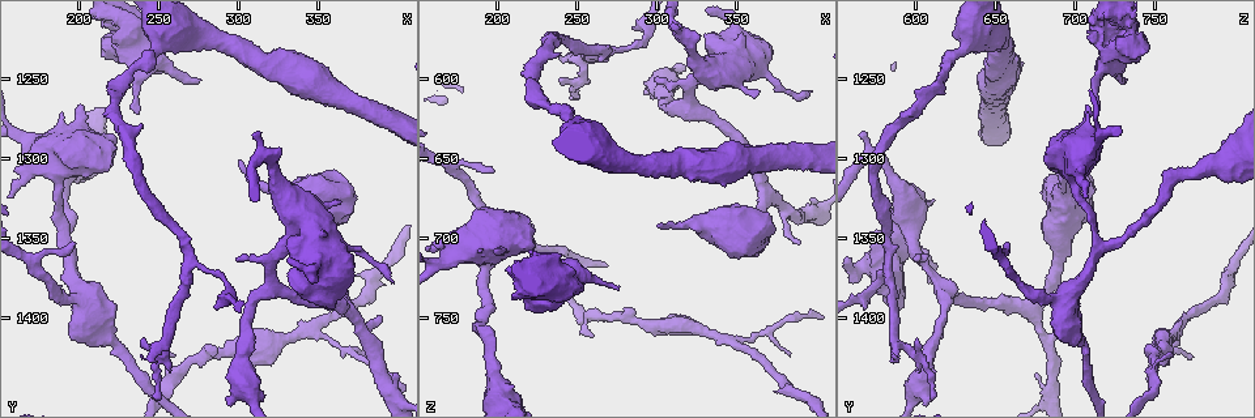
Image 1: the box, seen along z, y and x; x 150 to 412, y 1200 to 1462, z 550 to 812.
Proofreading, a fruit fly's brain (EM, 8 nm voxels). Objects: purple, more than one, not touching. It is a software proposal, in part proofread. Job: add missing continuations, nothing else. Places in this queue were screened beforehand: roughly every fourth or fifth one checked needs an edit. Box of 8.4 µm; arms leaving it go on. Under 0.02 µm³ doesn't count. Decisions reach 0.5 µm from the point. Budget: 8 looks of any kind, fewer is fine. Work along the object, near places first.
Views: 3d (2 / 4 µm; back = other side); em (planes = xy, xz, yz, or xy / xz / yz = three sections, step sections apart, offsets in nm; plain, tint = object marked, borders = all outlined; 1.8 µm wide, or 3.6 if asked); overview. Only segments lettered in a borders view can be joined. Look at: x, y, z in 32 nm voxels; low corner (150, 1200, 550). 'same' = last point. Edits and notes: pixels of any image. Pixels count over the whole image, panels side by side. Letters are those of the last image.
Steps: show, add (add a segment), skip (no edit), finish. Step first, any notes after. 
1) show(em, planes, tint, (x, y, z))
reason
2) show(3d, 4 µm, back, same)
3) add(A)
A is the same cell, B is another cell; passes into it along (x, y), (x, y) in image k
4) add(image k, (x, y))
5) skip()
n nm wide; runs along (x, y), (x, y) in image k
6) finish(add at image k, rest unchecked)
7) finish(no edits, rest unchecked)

show(em, planes, borders, (396, 1378, 608))
thin end

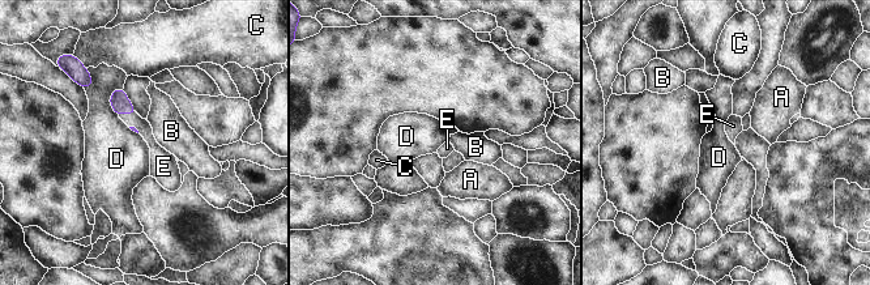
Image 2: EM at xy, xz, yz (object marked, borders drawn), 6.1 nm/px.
add(E)
E is the same cell, A, B, C and D are other cells; passes into it along (119, 102), (127, 113), (143, 126) in image 2; it goes on there

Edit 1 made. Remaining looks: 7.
show(3d, 4 µm, (330, 1356, 574))
branch stops here

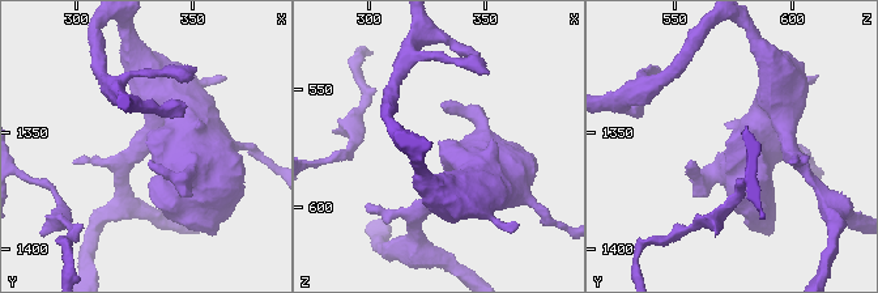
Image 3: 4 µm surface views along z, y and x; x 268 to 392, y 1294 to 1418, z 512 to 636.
show(em, 3.6 µm, planes, plain, (331, 1356, 574))

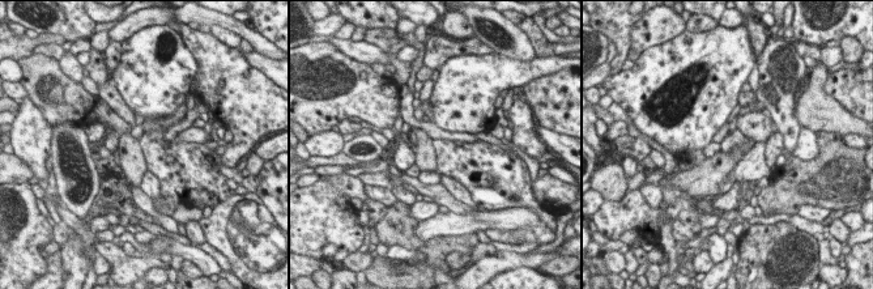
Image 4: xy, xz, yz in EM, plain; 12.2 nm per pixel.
show(em, 3.6 µm, planes, borders, same)

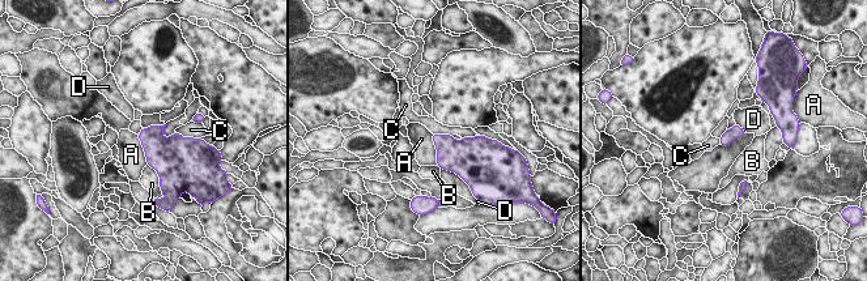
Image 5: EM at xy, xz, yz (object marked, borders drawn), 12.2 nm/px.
skip()
A, B, C and D are other cells; no lettered segment goes on from it

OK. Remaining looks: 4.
show(em, planes, tint, (388, 1398, 702))
an open end

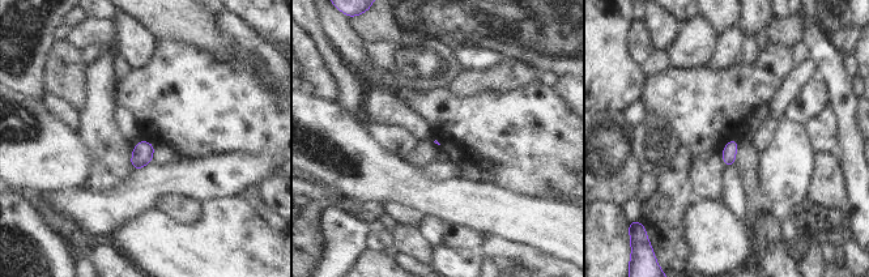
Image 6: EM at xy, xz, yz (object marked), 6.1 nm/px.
show(em, planes, borders, same)

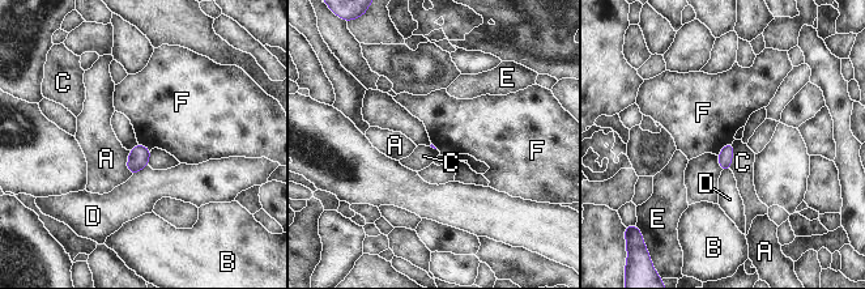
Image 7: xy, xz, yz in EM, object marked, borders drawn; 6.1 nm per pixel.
skip()
A, B, C, D, E and F are other cells; border along (732, 141), (716, 154) in image 7; none of them fits

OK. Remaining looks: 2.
finish(add at image 2, rest unchecked)

